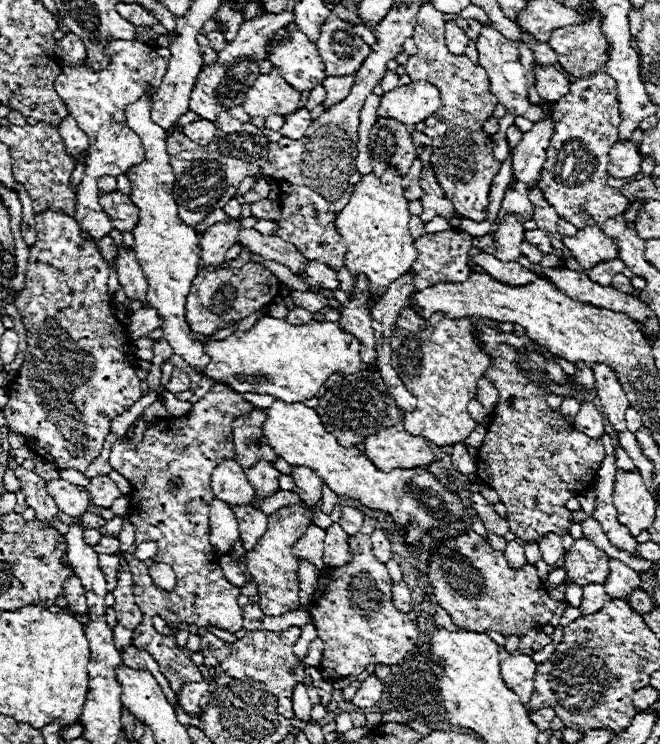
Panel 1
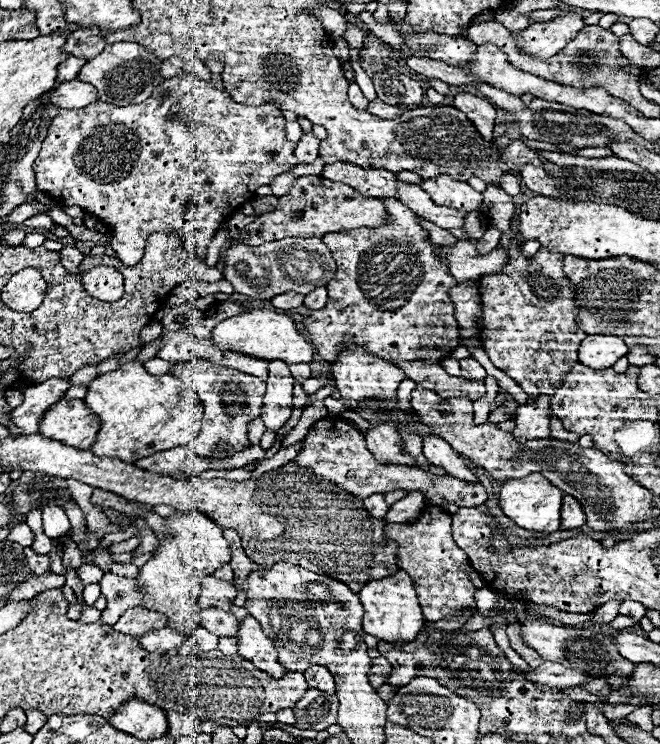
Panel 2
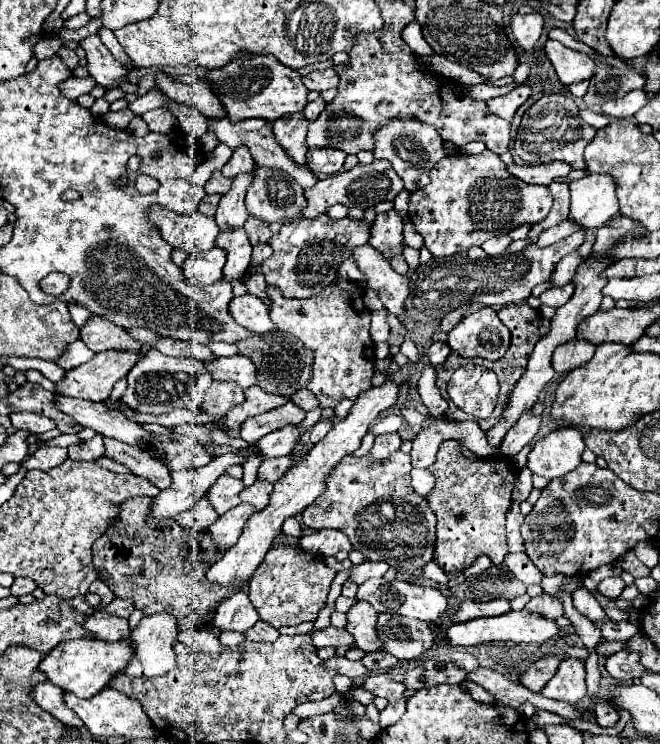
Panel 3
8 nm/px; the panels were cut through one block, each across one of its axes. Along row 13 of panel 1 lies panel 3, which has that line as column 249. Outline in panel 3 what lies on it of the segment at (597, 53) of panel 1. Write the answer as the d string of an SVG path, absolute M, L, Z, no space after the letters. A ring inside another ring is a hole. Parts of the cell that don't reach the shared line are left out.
M276 544L268 550L264 562L256 568L248 584L248 596L258 610L260 620L272 624L274 628L298 626L302 622L316 620L320 608L324 608L326 604L334 576L334 570L324 564L322 556L312 556L300 546Z

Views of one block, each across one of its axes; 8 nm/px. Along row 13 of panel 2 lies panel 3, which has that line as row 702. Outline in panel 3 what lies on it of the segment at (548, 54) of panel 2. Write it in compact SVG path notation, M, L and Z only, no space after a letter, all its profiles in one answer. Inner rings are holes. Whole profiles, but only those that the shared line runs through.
M566 658L558 666L554 678L542 690L542 694L546 698L554 698L554 700L576 704L586 696L586 682L584 680L586 680L584 660Z

